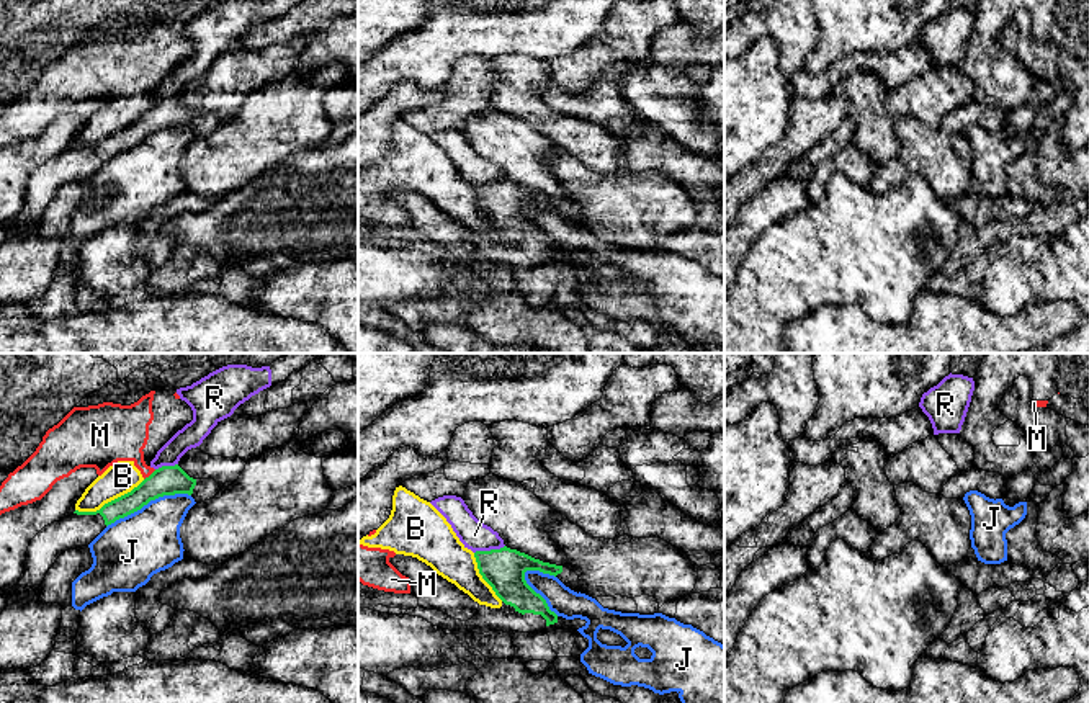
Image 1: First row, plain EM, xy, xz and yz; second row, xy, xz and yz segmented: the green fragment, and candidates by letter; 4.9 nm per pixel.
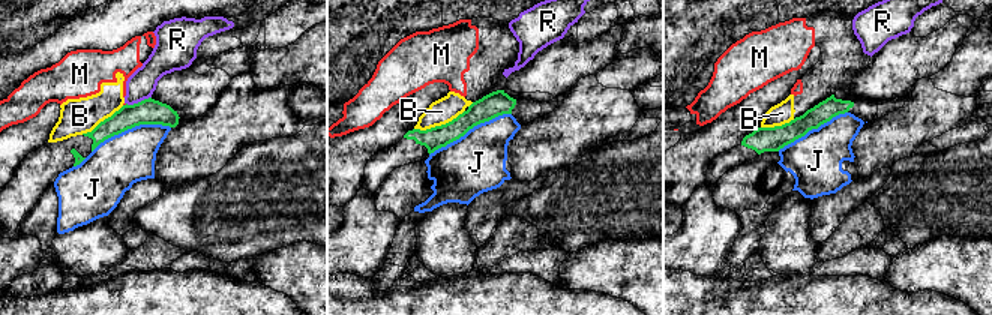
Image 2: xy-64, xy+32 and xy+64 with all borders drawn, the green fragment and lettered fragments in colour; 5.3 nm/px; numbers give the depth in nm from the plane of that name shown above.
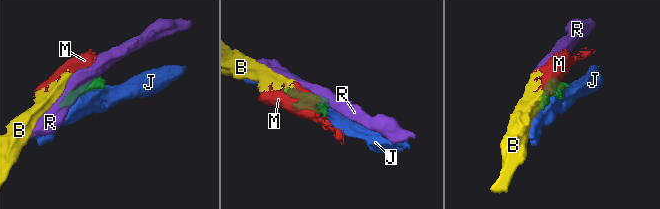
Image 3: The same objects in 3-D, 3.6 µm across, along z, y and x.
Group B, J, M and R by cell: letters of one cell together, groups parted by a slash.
B M / J / R

